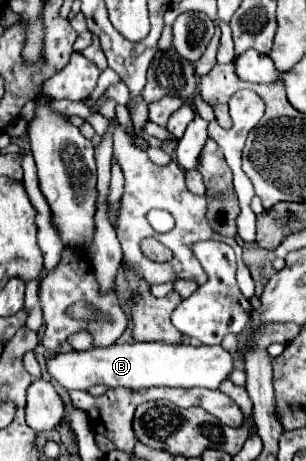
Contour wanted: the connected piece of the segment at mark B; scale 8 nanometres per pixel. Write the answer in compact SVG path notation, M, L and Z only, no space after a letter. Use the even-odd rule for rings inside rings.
M132 341L132 343L116 343L110 347L100 347L100 349L90 349L90 351L72 351L72 353L60 353L54 355L48 361L48 373L68 391L80 389L80 391L88 391L94 385L104 385L110 389L116 387L124 387L124 389L144 389L144 387L208 387L208 389L218 389L218 385L228 377L228 373L232 371L234 363L228 351L224 351L220 345L208 347L208 345L168 345L168 343L140 343L140 341Z

